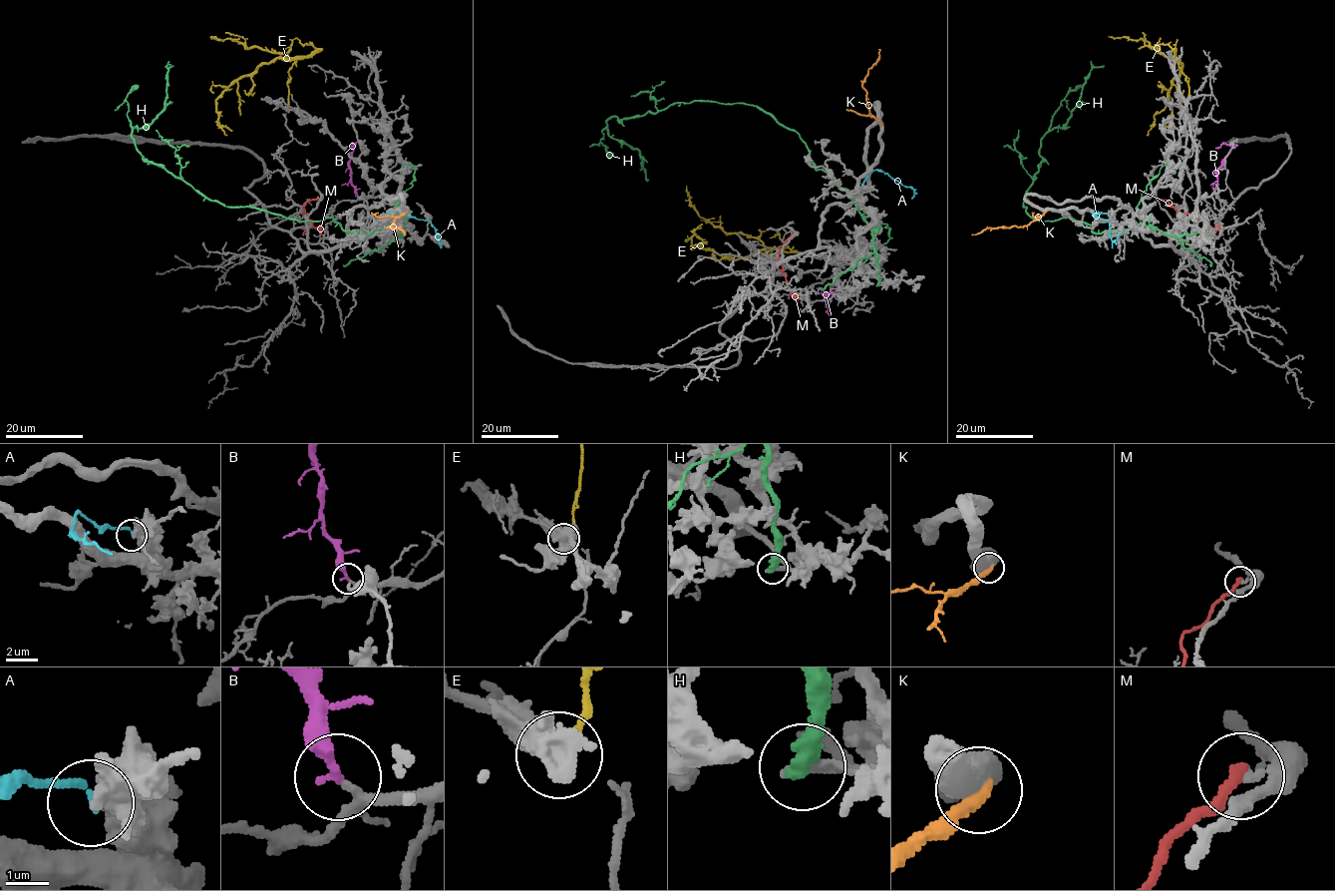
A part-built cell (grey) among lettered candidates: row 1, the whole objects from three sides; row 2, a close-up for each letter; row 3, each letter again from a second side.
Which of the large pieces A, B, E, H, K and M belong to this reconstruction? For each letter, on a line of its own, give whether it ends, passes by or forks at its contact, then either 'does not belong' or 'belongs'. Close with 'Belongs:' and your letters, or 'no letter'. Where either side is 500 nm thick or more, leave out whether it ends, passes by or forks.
A: it ends there; does not belong
B: it ends there; belongs
E: it ends there; belongs
H: it ends there; does not belong
K: does not belong
M: it ends there; does not belong
Belongs: B, E

